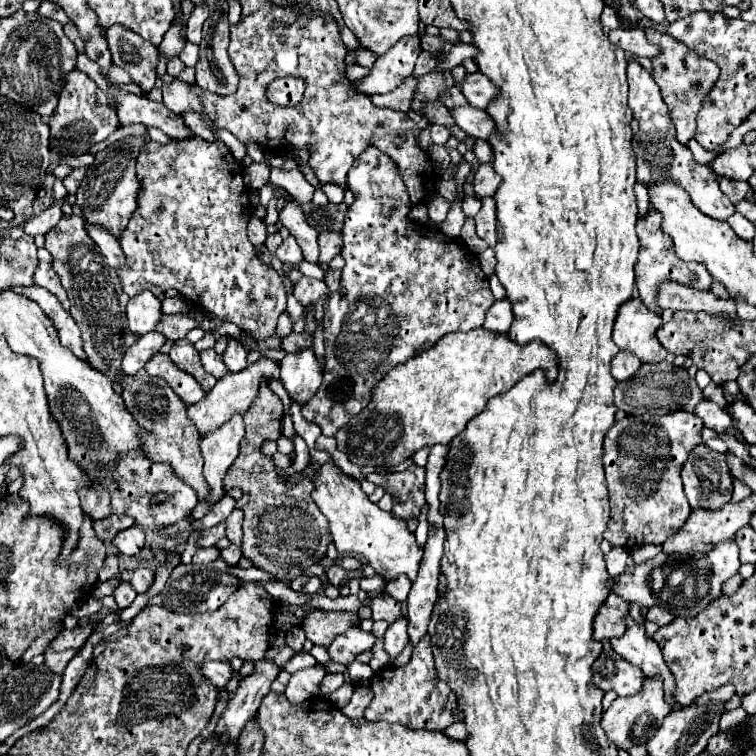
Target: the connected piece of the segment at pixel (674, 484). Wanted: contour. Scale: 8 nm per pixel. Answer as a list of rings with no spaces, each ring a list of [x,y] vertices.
[[[673,410],[663,416],[643,414],[643,416],[627,416],[609,428],[605,436],[605,452],[603,452],[603,464],[605,464],[605,476],[609,486],[609,500],[611,500],[611,518],[609,526],[603,534],[605,540],[609,540],[613,546],[623,548],[635,548],[641,544],[663,544],[669,536],[673,536],[689,518],[689,502],[685,500],[683,484],[681,484],[681,468],[689,456],[689,452],[699,446],[701,440],[703,422],[699,416]]]

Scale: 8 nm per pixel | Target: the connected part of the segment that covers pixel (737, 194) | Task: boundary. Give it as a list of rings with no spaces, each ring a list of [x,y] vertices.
[[[719,178],[719,186],[721,186],[723,194],[725,194],[733,204],[745,200],[747,194],[751,192],[749,182],[733,182],[733,180],[727,180],[727,178]]]

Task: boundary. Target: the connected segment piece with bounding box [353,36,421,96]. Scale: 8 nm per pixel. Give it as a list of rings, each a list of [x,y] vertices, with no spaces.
[[[407,36],[405,40],[399,40],[389,52],[385,52],[385,56],[377,58],[369,76],[353,82],[353,90],[367,96],[395,90],[407,76],[411,76],[419,52],[419,36]]]

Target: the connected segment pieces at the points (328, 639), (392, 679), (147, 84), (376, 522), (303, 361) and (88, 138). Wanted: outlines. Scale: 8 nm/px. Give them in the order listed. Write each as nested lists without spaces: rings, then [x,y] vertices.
[[[313,608],[303,616],[301,626],[313,644],[327,648],[341,632],[345,632],[345,628],[351,628],[357,622],[361,622],[357,612],[327,612]]]
[[[423,636],[421,642],[413,648],[413,656],[409,664],[401,668],[387,666],[381,672],[375,672],[371,678],[371,688],[375,692],[369,708],[365,710],[367,720],[385,720],[399,722],[409,728],[425,728],[425,730],[445,730],[453,722],[461,720],[461,712],[457,712],[457,698],[449,692],[449,686],[437,678],[431,640]]]
[[[121,24],[107,28],[105,38],[113,54],[113,64],[125,68],[143,90],[151,90],[157,80],[157,48],[137,32],[123,28]]]
[[[329,456],[325,464],[309,462],[313,466],[313,500],[329,520],[329,530],[333,542],[341,554],[355,554],[367,560],[377,574],[387,580],[393,580],[399,574],[407,574],[411,580],[417,576],[417,568],[423,556],[423,550],[415,542],[415,534],[407,530],[403,518],[395,518],[391,512],[383,512],[377,504],[369,500],[369,496],[361,490],[361,482],[353,476],[345,474]]]
[[[303,348],[287,354],[281,360],[281,380],[293,400],[299,404],[307,402],[323,380],[323,364],[319,362],[313,348]]]
[[[81,70],[69,72],[65,86],[59,94],[59,106],[49,120],[51,152],[57,156],[79,156],[89,152],[95,144],[109,138],[119,128],[117,112],[107,104],[107,96],[99,86]]]

